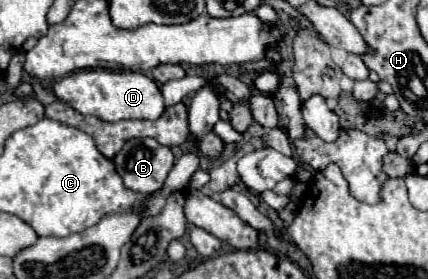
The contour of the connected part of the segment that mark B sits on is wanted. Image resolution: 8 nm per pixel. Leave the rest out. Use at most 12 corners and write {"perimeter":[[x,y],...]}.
{"perimeter":[[147,137],[127,141],[113,157],[125,187],[151,195],[175,159]]}

